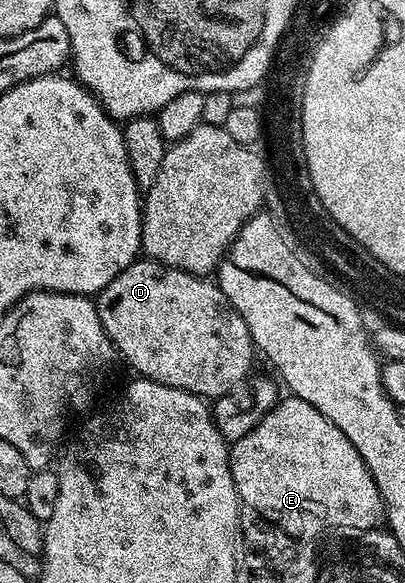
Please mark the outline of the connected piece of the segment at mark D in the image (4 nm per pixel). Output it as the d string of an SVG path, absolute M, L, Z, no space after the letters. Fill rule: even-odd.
M137 260L128 265L121 274L114 276L114 280L110 280L110 284L106 284L106 288L100 291L95 299L95 303L98 318L102 320L102 326L106 328L106 336L112 342L115 353L119 357L121 354L136 369L135 373L139 377L149 378L158 384L166 384L170 388L185 390L205 400L215 400L222 397L226 392L245 385L246 379L253 373L252 354L254 355L254 347L252 345L252 337L250 336L250 328L246 328L246 320L242 320L242 316L232 307L230 300L221 292L219 285L215 281L208 281L212 280L198 274L191 274L185 270L170 268L161 262Z

